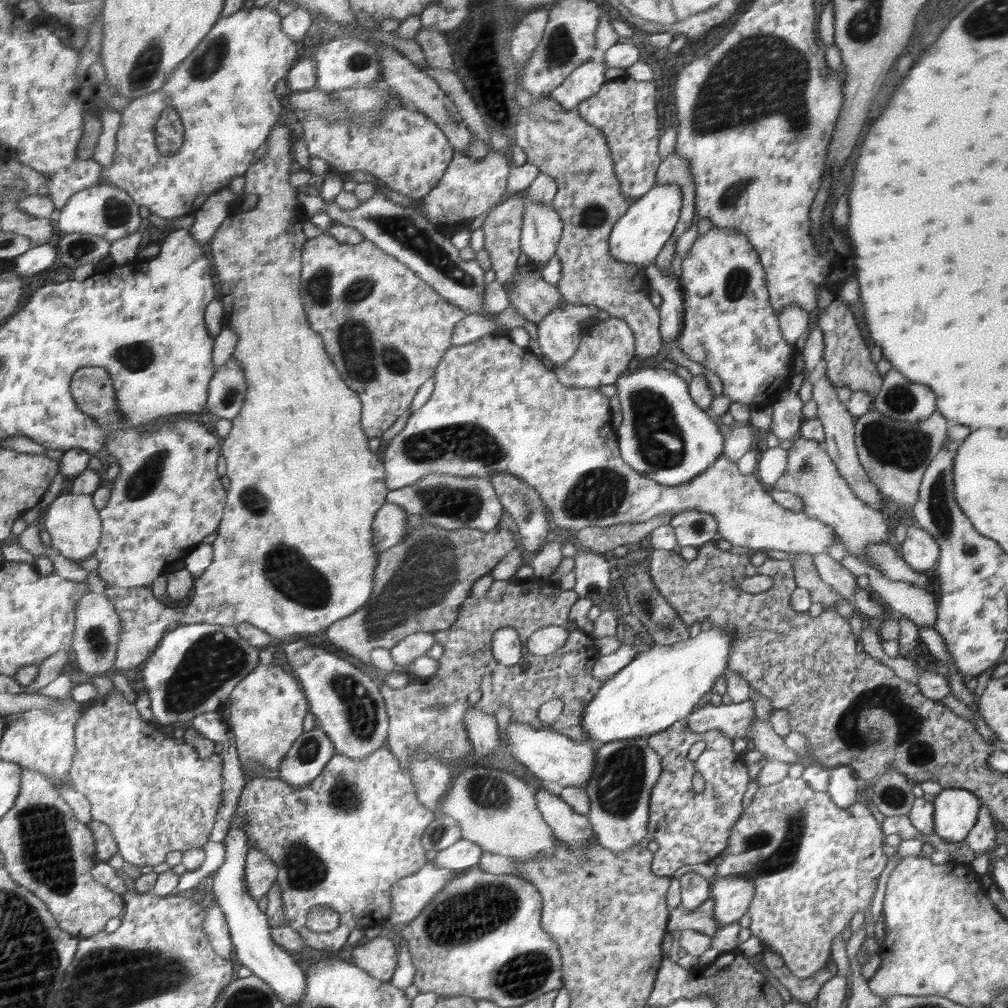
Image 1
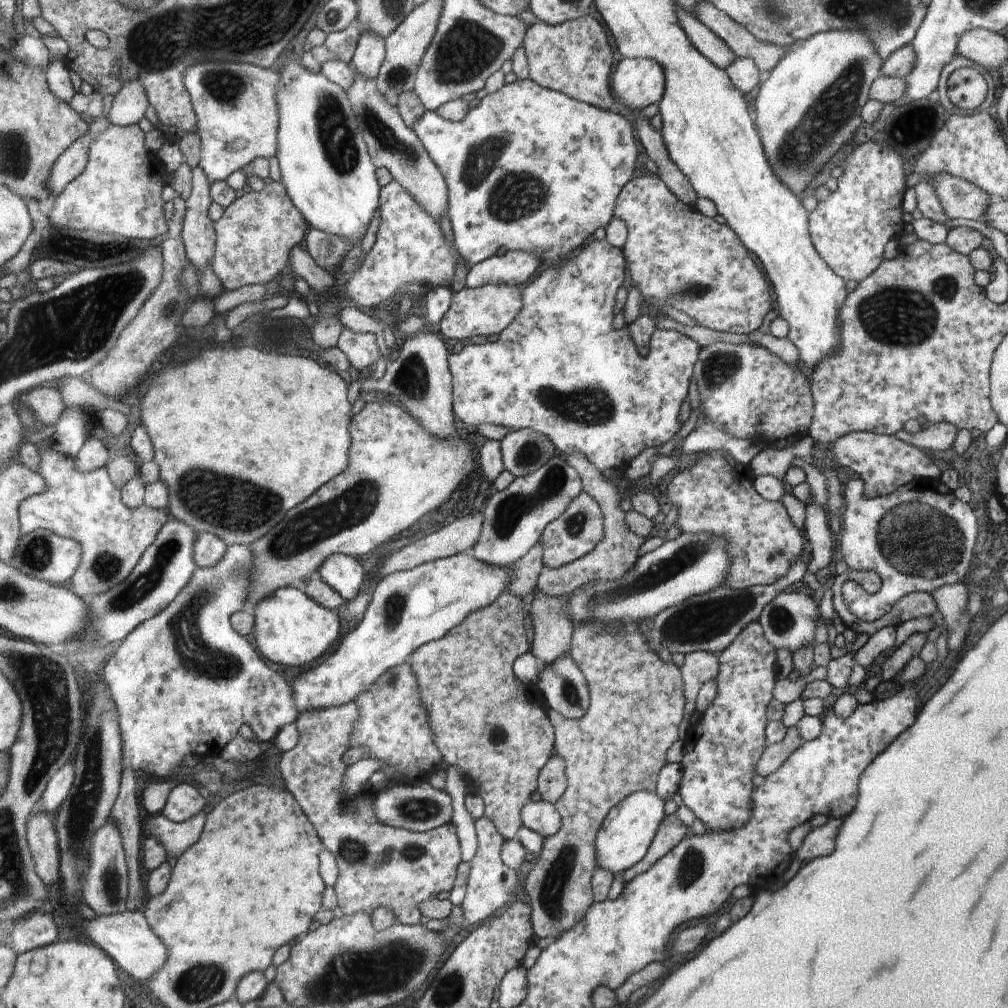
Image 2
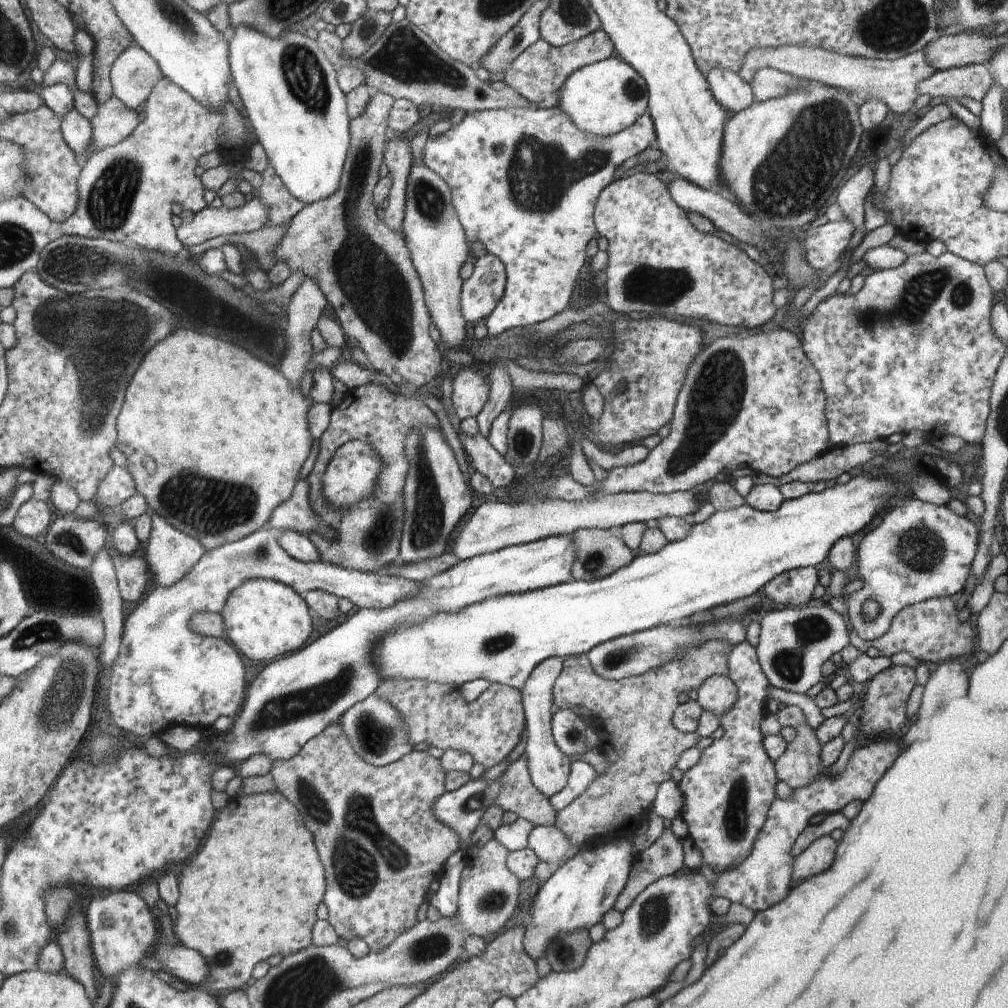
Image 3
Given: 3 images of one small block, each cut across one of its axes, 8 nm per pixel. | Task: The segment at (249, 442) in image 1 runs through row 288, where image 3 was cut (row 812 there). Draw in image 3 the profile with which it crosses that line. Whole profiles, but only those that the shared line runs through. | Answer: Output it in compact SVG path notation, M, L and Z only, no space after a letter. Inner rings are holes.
M278 790L230 799L222 808L201 853L186 864L181 879L181 899L174 927L180 943L199 950L210 963L208 986L216 990L246 988L252 969L274 954L287 957L310 946L316 908L326 888L322 863L306 828L302 812Z

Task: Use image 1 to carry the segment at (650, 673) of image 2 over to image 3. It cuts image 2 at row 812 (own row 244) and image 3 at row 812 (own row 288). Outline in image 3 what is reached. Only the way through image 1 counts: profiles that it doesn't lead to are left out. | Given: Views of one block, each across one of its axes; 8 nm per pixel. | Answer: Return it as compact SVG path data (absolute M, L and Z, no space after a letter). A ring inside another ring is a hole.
M719 638L702 640L699 645L687 648L682 660L680 657L674 657L644 674L626 677L619 681L602 678L594 670L586 653L563 658L561 673L553 684L553 703L556 709L584 706L592 710L594 716L604 718L608 736L601 736L602 740L598 748L610 763L604 775L598 775L578 798L558 812L555 826L570 839L575 848L579 849L584 842L594 840L598 836L610 836L610 838L626 836L634 832L635 827L648 817L653 808L656 793L663 782L670 779L670 770L676 766L680 754L695 746L700 738L698 733L684 734L674 726L672 715L680 704L678 694L698 690L707 678L727 676L729 673L727 662L732 649L733 645L727 640Z

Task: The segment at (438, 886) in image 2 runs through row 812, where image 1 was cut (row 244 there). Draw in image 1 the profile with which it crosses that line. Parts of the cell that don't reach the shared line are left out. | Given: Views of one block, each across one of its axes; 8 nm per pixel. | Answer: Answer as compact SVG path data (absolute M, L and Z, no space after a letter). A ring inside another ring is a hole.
M324 232L322 236L307 239L301 261L302 299L308 326L322 338L326 354L342 380L359 394L362 429L368 438L381 438L382 432L388 430L404 410L411 408L410 400L415 398L419 389L428 379L435 377L444 353L451 346L456 325L468 314L440 296L435 287L406 264L380 251L370 241L348 244Z

